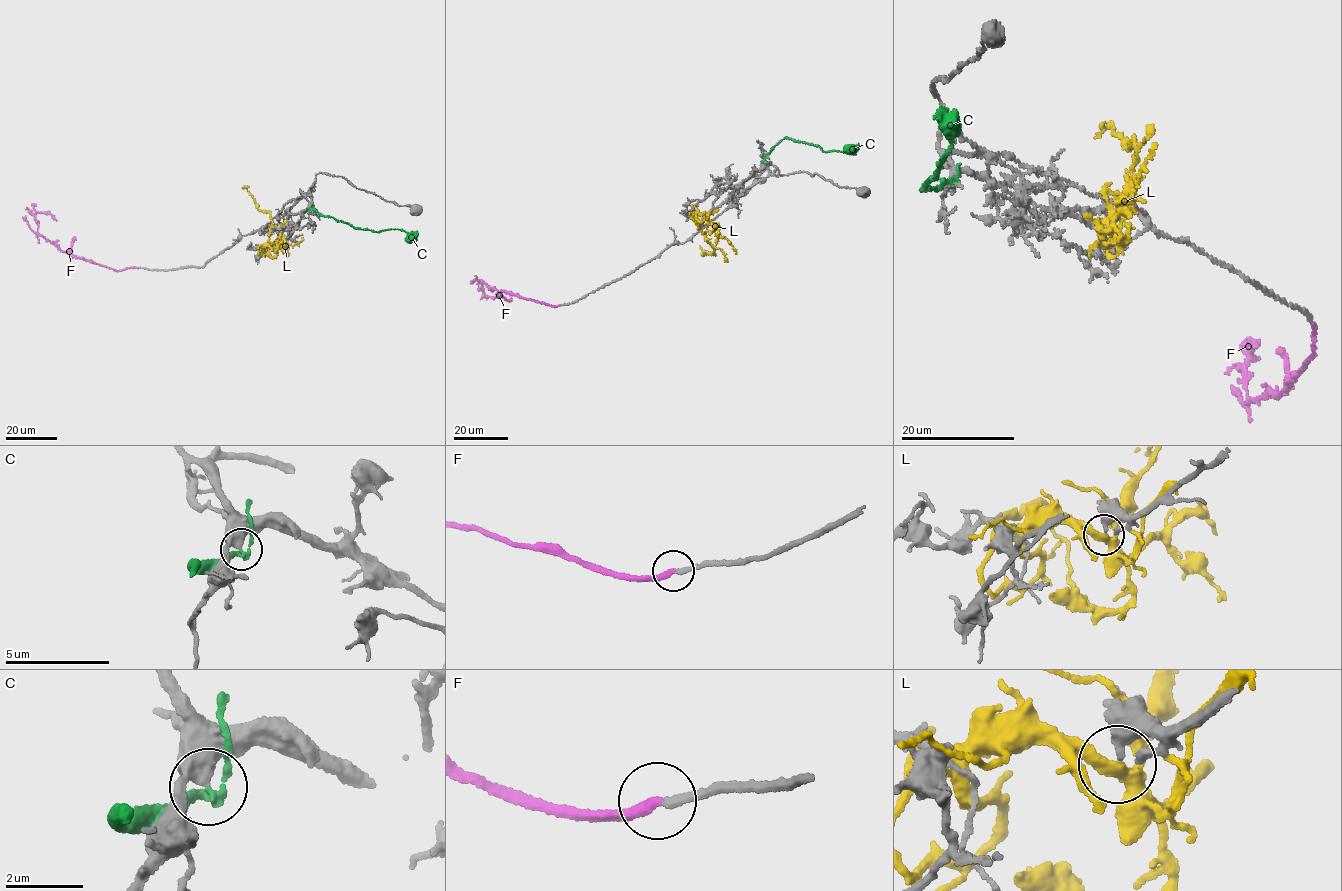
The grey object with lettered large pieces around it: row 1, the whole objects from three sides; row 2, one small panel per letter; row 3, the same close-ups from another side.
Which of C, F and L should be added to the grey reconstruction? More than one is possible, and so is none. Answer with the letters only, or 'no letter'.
F

